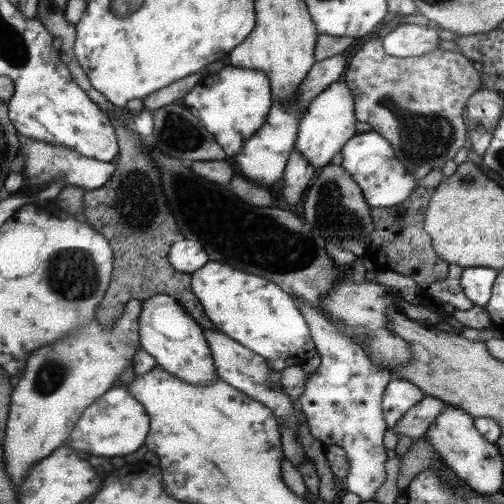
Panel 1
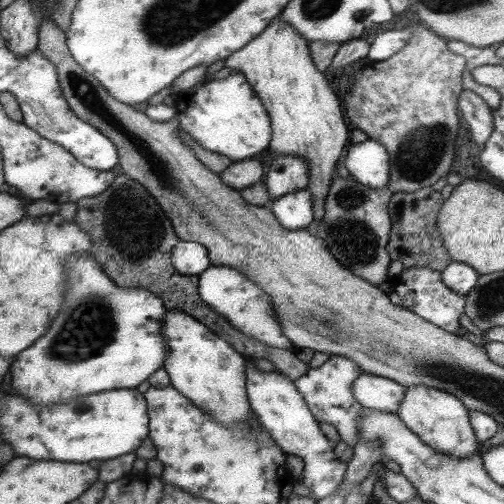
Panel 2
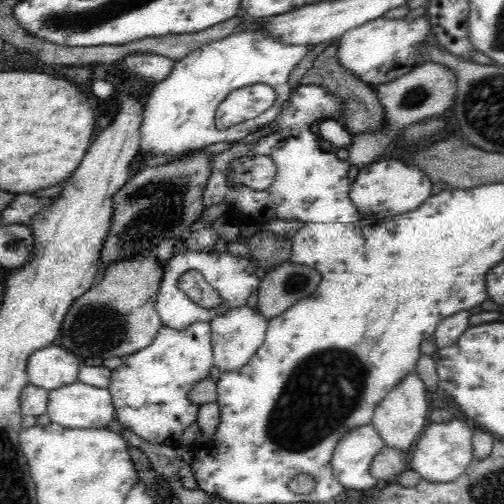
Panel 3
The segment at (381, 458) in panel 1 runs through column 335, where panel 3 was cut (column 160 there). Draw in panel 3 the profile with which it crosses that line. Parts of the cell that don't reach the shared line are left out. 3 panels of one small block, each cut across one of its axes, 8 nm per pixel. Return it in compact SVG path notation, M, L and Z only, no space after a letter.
M196 322L184 332L162 326L148 348L122 358L122 364L112 372L112 384L108 390L118 414L116 424L130 428L130 436L136 434L148 444L178 448L180 436L200 414L200 404L190 400L190 390L194 390L194 384L210 376L212 366L216 364L212 328L208 322Z

